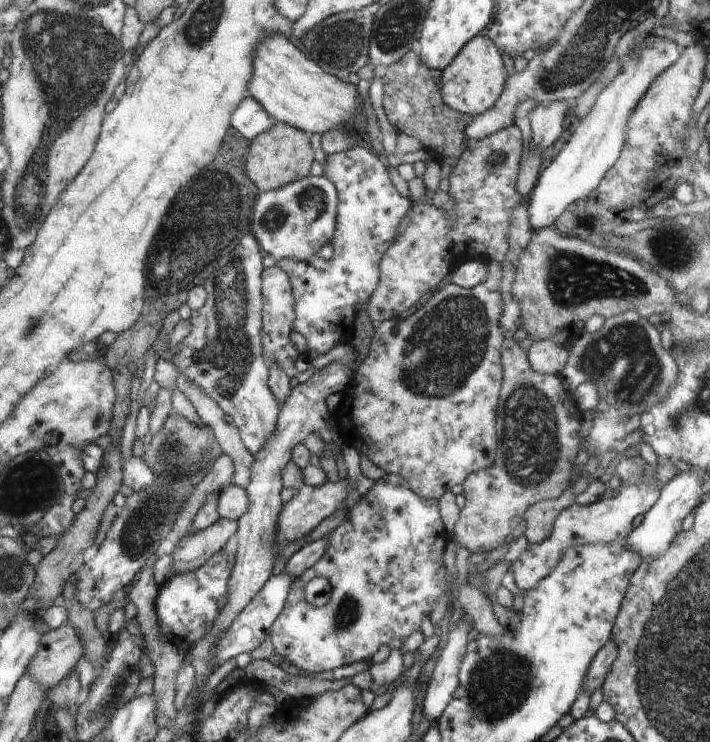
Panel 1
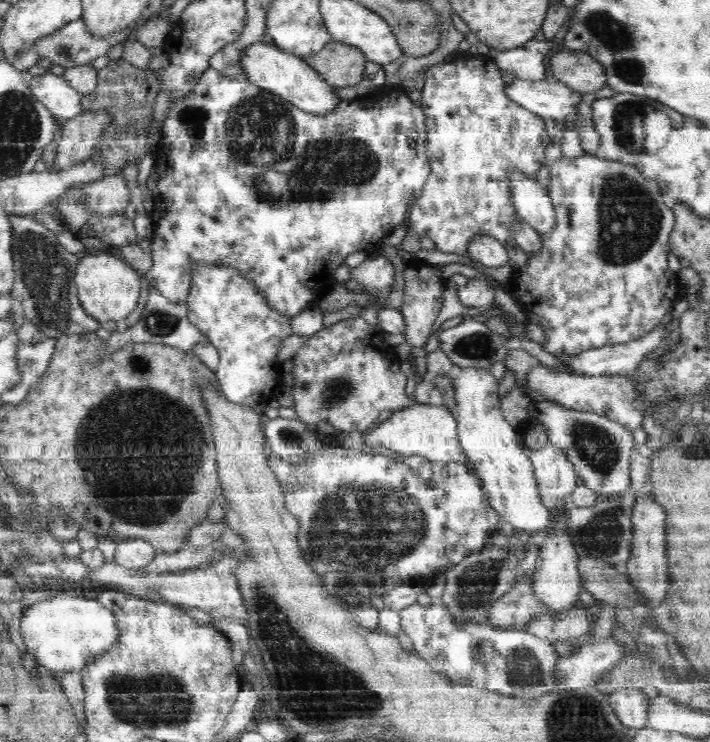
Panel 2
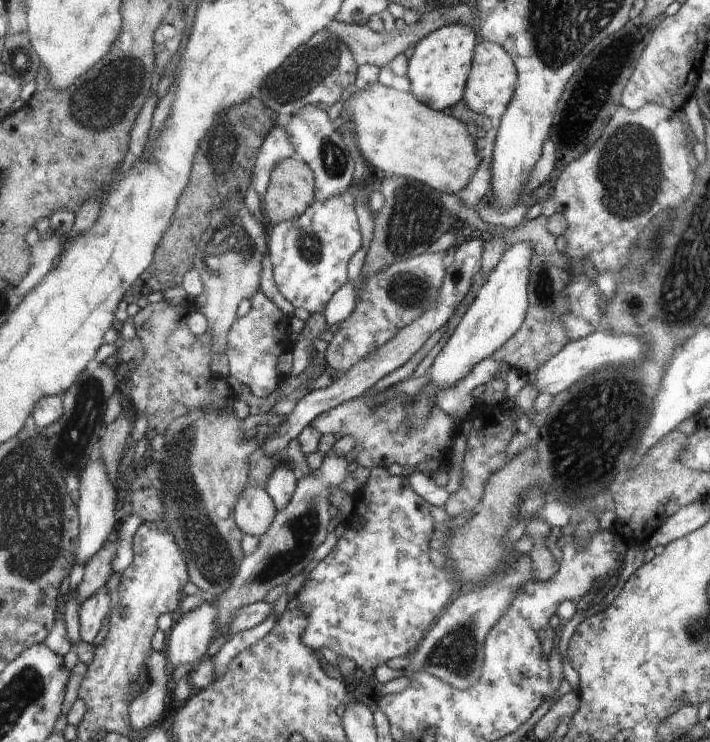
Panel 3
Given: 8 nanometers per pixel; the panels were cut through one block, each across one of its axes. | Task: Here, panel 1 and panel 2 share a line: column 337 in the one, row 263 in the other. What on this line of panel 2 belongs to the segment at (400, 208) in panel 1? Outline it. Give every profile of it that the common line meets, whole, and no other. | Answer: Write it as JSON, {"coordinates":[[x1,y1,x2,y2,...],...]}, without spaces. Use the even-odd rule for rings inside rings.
{"coordinates":[[210,67,199,79,199,86,195,87,194,96,175,103,161,128,161,139,168,146,168,150,164,150,158,162,166,164,167,168,155,166,155,172,158,174,156,186,158,194,154,195,154,210,151,215,155,222,156,232,150,240,153,264,152,268,146,272,146,281,149,286,156,287,174,303,186,303,192,263,202,261,212,263,212,265,232,265,258,286,272,309,289,316,296,316,308,310,321,295,338,283,334,279,334,272,338,266,344,264,350,254,374,253,382,244,386,231,405,225,404,218,409,215,408,208,416,202,430,174,425,130,426,115,423,114,420,104,412,102,406,91,396,96,390,94,388,102,382,100,362,104,360,100,346,100,342,102,342,106,338,106,338,110,328,115,314,115,293,106,270,90,255,86,244,73,229,78]]}

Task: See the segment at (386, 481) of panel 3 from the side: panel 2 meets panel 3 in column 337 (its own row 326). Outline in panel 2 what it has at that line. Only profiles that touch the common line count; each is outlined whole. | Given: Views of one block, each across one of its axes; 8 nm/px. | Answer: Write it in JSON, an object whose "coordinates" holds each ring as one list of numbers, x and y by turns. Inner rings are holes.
{"coordinates":[[586,154,577,158,562,157,557,162,548,165,550,173,550,182,548,182,547,191,550,199,554,204,556,212,556,227,546,234,541,234,542,250,538,250,536,254,530,254,527,263,512,272,508,282,508,288,505,291,510,294,515,304,517,304,524,314,536,314,540,322,540,326,545,332,546,340,540,344,546,352,550,352,555,357,559,354,578,354,580,351,591,348,598,348,606,345,625,343,644,336,647,332,654,329,654,326,672,310,674,300,678,298,681,280,676,271,672,272,668,266,668,242,670,242,670,234,675,226,675,217,672,214,672,208,668,208,664,204,664,198,660,186,654,179,644,179,638,169,630,163,619,162,619,160,603,159,600,156]]}

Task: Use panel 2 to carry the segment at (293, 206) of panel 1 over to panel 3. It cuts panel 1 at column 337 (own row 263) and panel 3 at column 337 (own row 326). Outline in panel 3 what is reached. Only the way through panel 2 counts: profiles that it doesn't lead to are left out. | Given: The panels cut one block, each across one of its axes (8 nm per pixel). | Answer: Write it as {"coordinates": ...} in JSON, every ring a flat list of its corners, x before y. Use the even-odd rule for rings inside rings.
{"coordinates":[[349,188,341,197,334,197,324,202,313,202,300,217,282,221,271,227,269,236,269,253,272,262,273,276,282,296,295,308,306,309,310,314,325,309,341,286,347,283,348,261,362,244,360,225,354,211,354,190]]}

